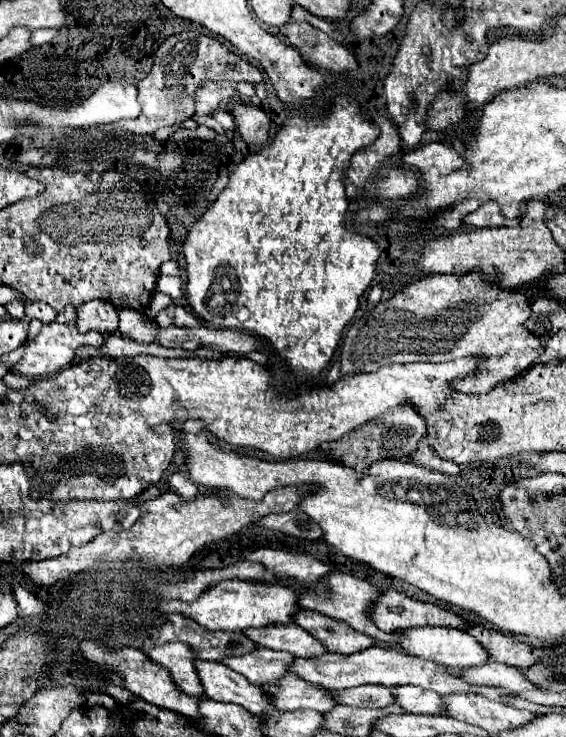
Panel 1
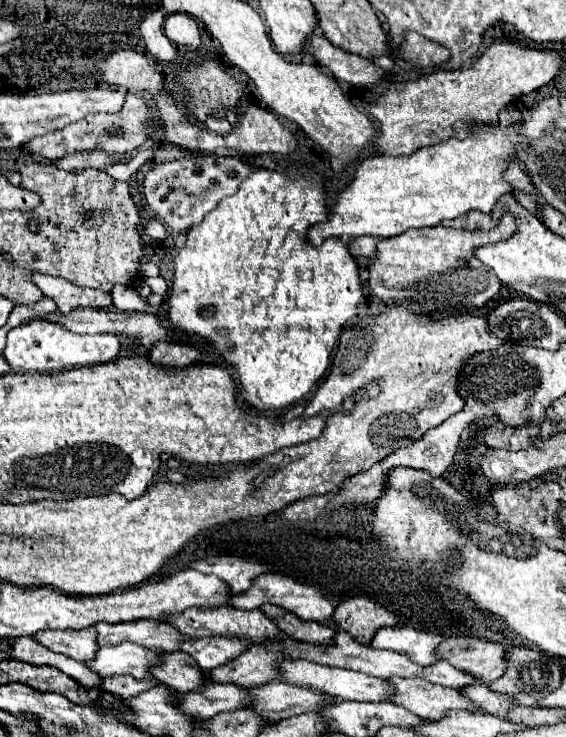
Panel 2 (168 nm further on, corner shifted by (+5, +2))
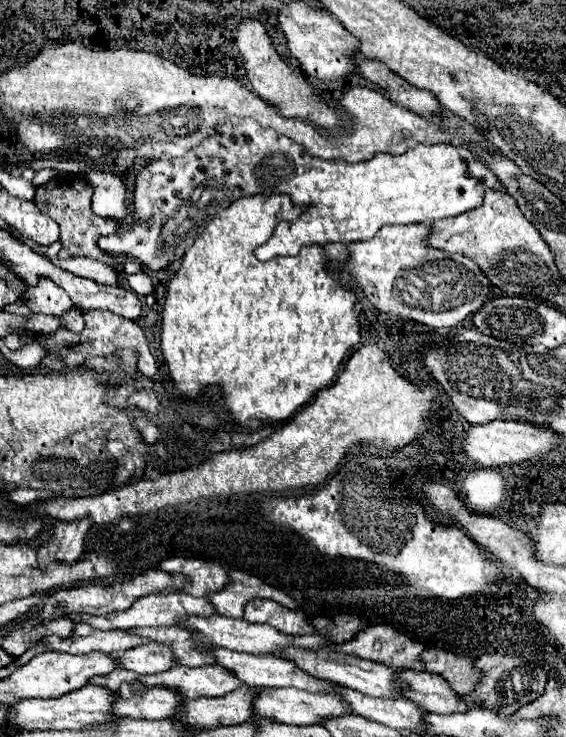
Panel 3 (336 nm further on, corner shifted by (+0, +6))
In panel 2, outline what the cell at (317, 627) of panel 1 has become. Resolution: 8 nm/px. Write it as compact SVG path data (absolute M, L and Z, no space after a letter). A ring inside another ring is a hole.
M263 605L263 609L277 625L283 629L285 635L289 635L293 641L311 643L311 645L335 645L335 629L317 621L303 621L295 617L291 611L281 609L277 605Z

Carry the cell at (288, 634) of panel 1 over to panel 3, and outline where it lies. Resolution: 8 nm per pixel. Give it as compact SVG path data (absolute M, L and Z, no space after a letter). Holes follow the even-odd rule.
M172 593L172 595L148 595L148 597L140 597L140 601L136 601L130 609L126 611L116 611L110 615L100 615L100 617L92 617L92 615L66 615L68 619L72 619L74 623L88 623L94 629L132 629L132 627L146 627L146 625L180 625L186 617L190 615L214 615L216 611L212 611L210 601L206 601L206 597L192 597L186 593Z

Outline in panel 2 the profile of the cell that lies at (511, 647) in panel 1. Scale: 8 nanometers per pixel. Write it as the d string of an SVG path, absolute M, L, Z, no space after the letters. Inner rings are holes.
M453 635L447 637L439 649L441 659L463 671L473 671L473 675L483 677L481 683L485 685L501 677L507 669L507 645L503 643L471 635Z

